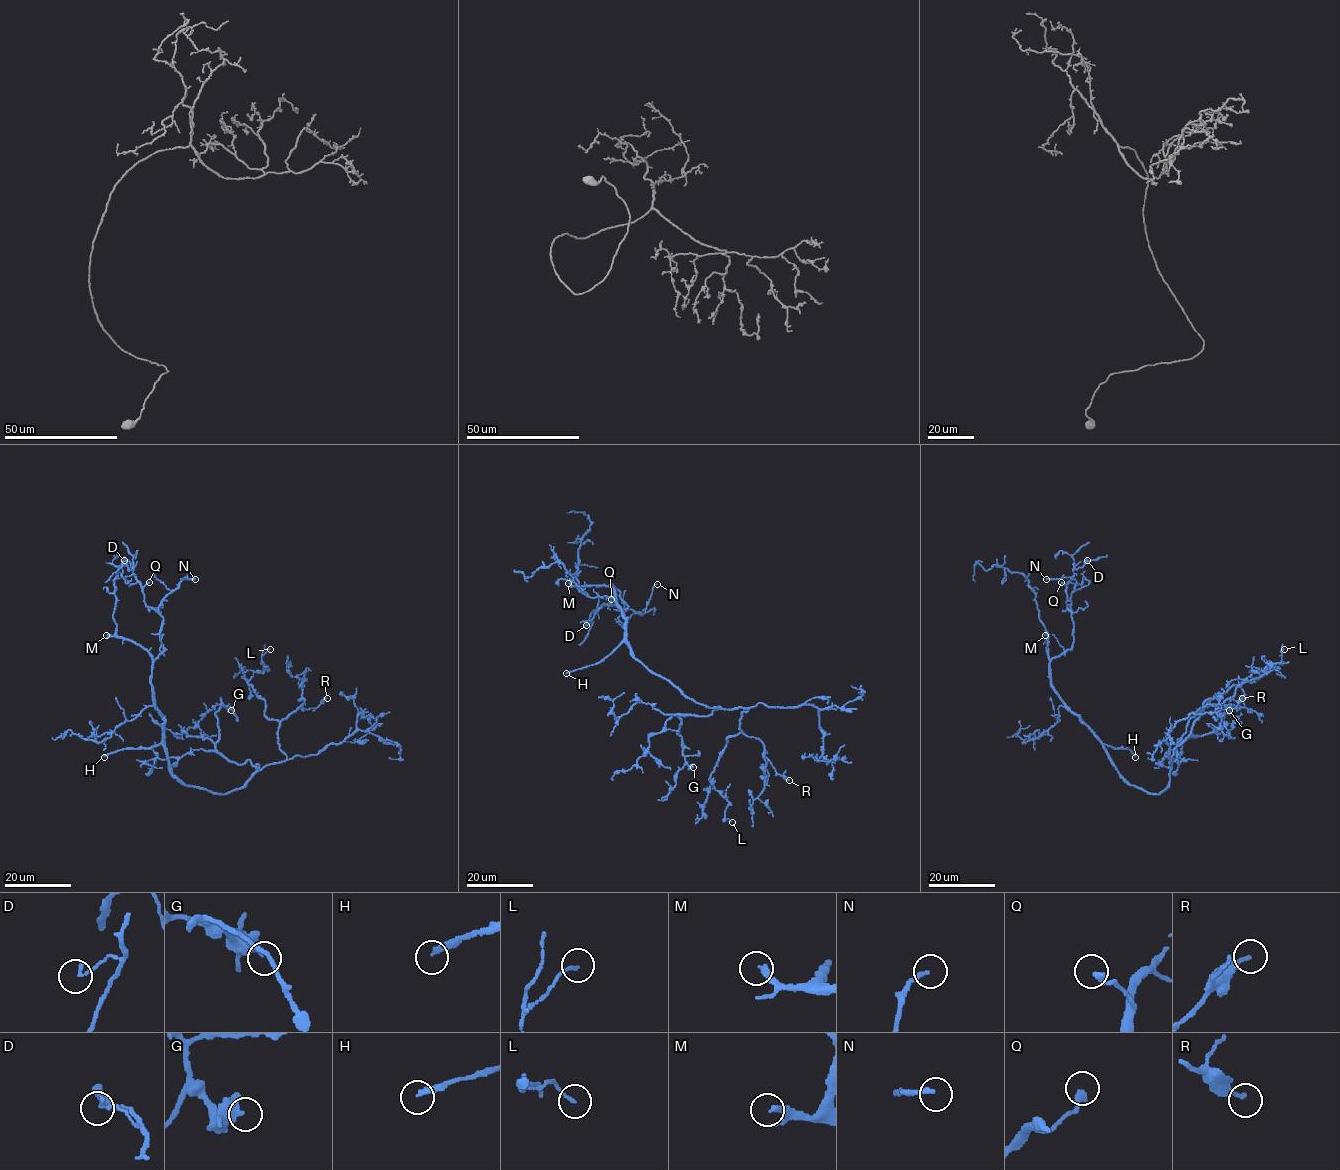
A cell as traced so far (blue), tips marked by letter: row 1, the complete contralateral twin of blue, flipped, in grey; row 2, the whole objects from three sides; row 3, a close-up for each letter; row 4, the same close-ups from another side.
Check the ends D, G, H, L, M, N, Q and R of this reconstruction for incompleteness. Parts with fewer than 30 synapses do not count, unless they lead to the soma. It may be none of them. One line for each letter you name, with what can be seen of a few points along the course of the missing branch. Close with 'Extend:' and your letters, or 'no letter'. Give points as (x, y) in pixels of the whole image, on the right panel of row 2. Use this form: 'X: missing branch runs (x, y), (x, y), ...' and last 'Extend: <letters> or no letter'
M: missing branch runs (1045, 635), (1049, 646), (1063, 657), (1074, 675), (1079, 695), (1092, 696), (1095, 692)
Extend: H, M

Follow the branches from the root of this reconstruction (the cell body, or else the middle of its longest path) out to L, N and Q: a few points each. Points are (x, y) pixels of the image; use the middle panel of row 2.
L: (635, 658), (697, 702), (749, 709), (709, 778), (728, 802), (723, 819), (732, 822)
N: (635, 658), (613, 590), (620, 592), (627, 606), (622, 611), (620, 609), (643, 614), (657, 584)
Q: (635, 658), (629, 648), (626, 618), (614, 588), (627, 606), (622, 611), (606, 605), (611, 599)

